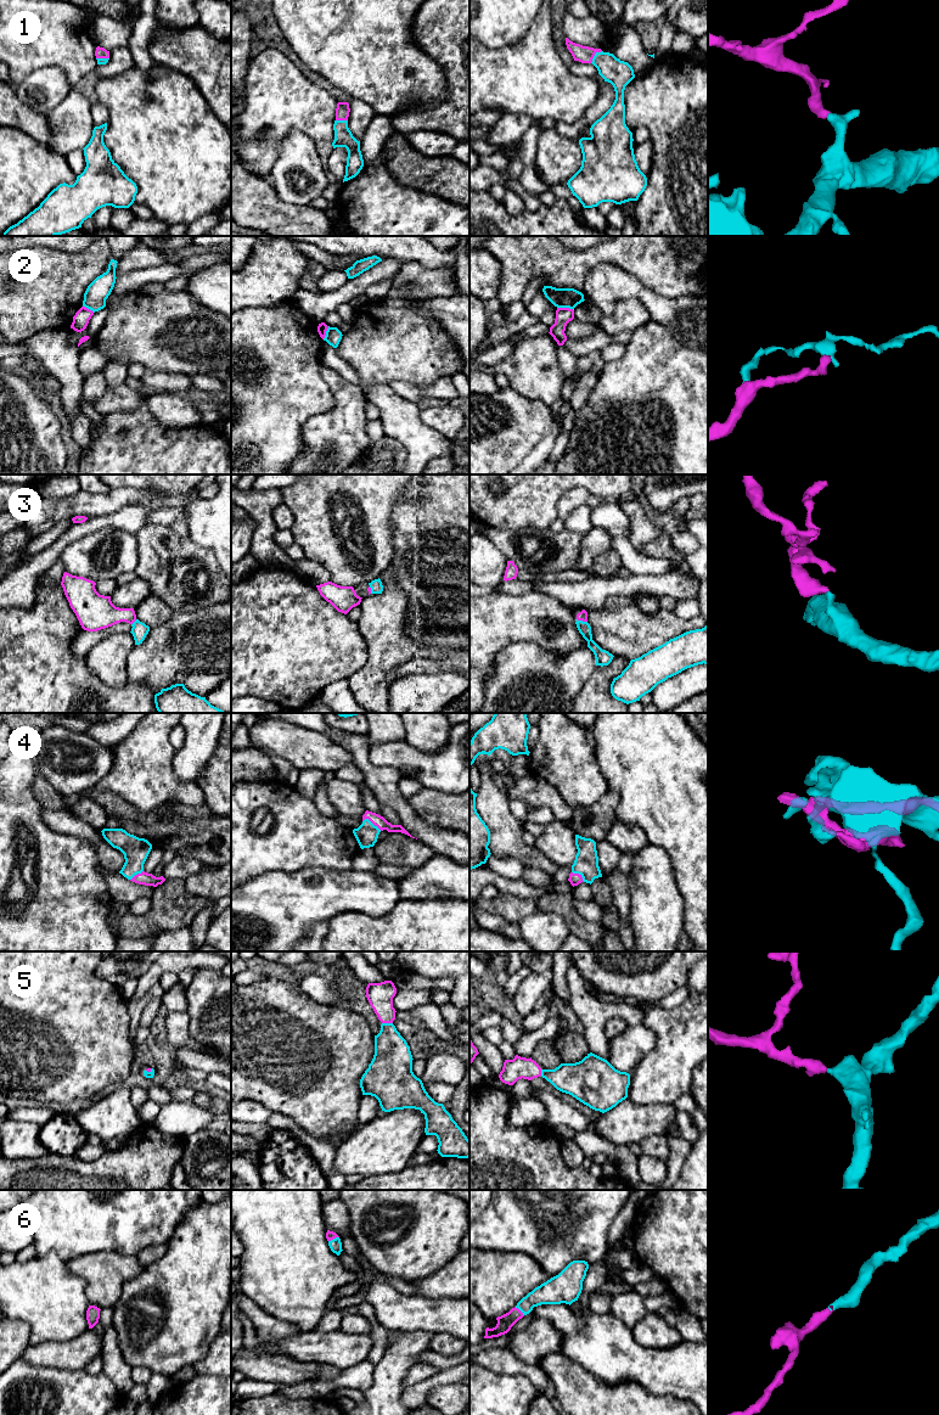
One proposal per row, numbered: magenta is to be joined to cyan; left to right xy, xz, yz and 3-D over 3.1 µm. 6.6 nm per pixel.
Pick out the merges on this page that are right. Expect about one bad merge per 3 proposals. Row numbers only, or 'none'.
1, 3, 4, 5, 6

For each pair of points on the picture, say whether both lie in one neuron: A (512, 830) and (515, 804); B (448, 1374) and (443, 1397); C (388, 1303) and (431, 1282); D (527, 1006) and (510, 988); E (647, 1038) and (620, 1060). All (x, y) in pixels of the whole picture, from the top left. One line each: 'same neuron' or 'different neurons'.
A: different neurons
B: different neurons
C: different neurons
D: different neurons
E: same neuron

